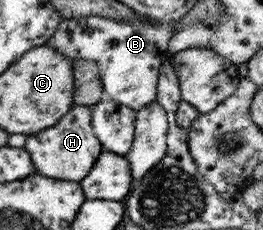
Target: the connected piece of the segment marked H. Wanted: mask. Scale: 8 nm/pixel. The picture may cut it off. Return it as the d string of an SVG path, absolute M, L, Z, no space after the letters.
M80 105L72 109L72 113L68 113L68 117L60 121L60 125L46 129L42 133L44 139L38 139L36 135L30 135L26 139L24 149L28 149L28 153L32 153L32 161L36 161L36 174L54 178L56 173L56 179L77 182L88 175L88 172L95 167L99 155L104 151L103 144L91 125L91 112L92 107Z

